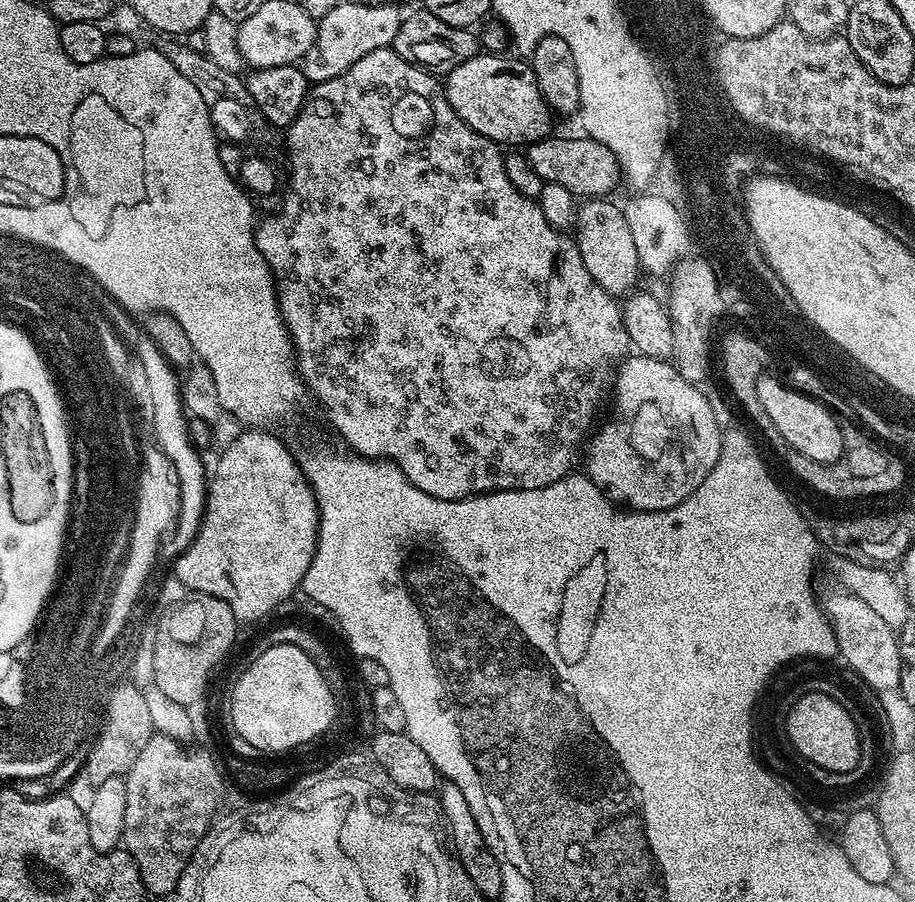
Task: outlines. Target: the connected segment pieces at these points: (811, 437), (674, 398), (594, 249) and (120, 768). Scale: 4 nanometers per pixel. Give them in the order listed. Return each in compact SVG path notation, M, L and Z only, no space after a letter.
M764 374L757 382L757 396L762 407L766 411L768 417L774 422L778 428L779 439L785 441L791 451L802 454L806 458L810 458L819 464L835 464L844 454L844 434L841 428L841 421L837 419L834 412L829 407L822 404L819 400L813 399L803 392L797 391L795 387L789 386L783 379L780 380L776 376Z
M639 354L629 355L621 363L614 385L616 409L612 420L595 429L586 448L586 475L609 500L633 512L657 512L678 506L698 490L702 478L706 478L706 474L714 470L714 462L718 462L722 435L716 412L700 391L697 385L682 378L675 363Z
M608 198L585 199L576 214L574 239L582 254L582 262L586 262L586 270L590 270L590 278L611 296L624 298L637 287L636 279L642 276L642 269L630 226L626 226L624 209L619 203L612 202Z
M131 682L117 683L107 698L106 717L99 729L94 743L88 749L82 772L93 784L106 782L106 778L124 776L134 766L134 758L142 751L142 746L150 742L154 729L150 720L149 707L146 706L144 689Z

